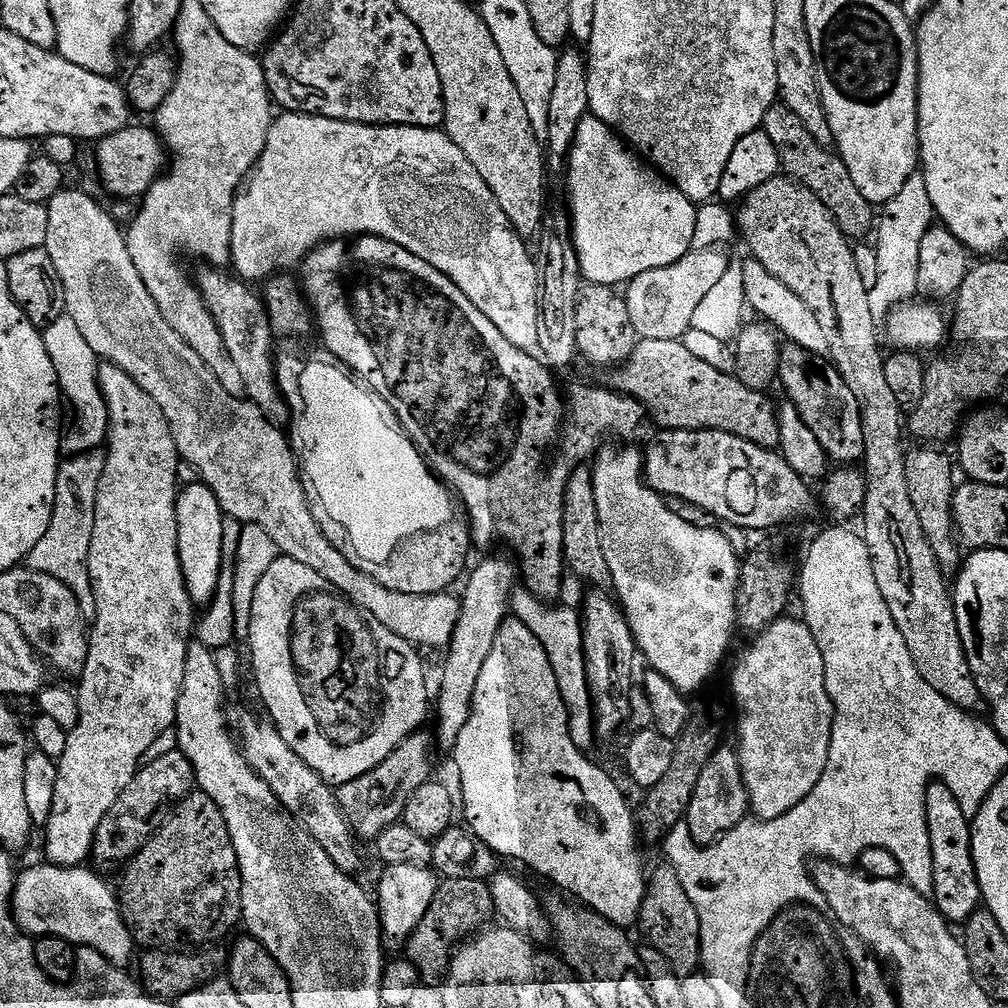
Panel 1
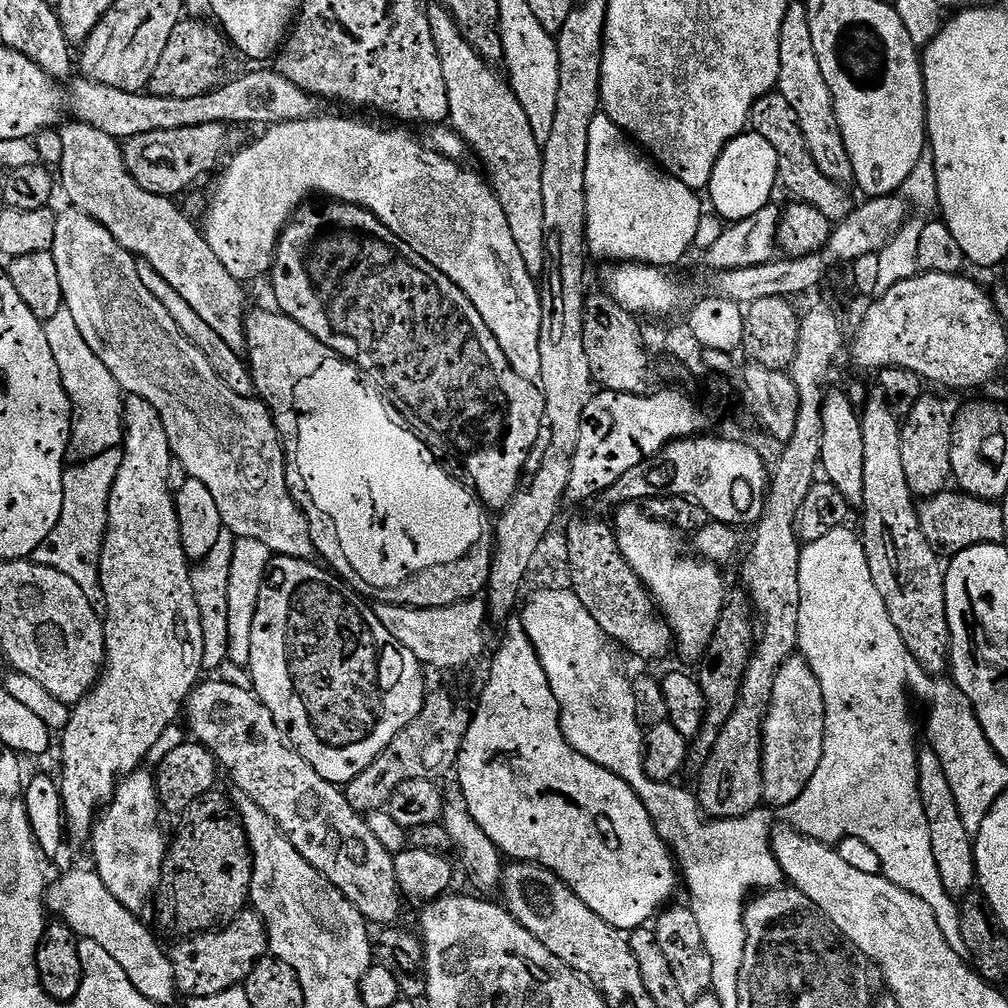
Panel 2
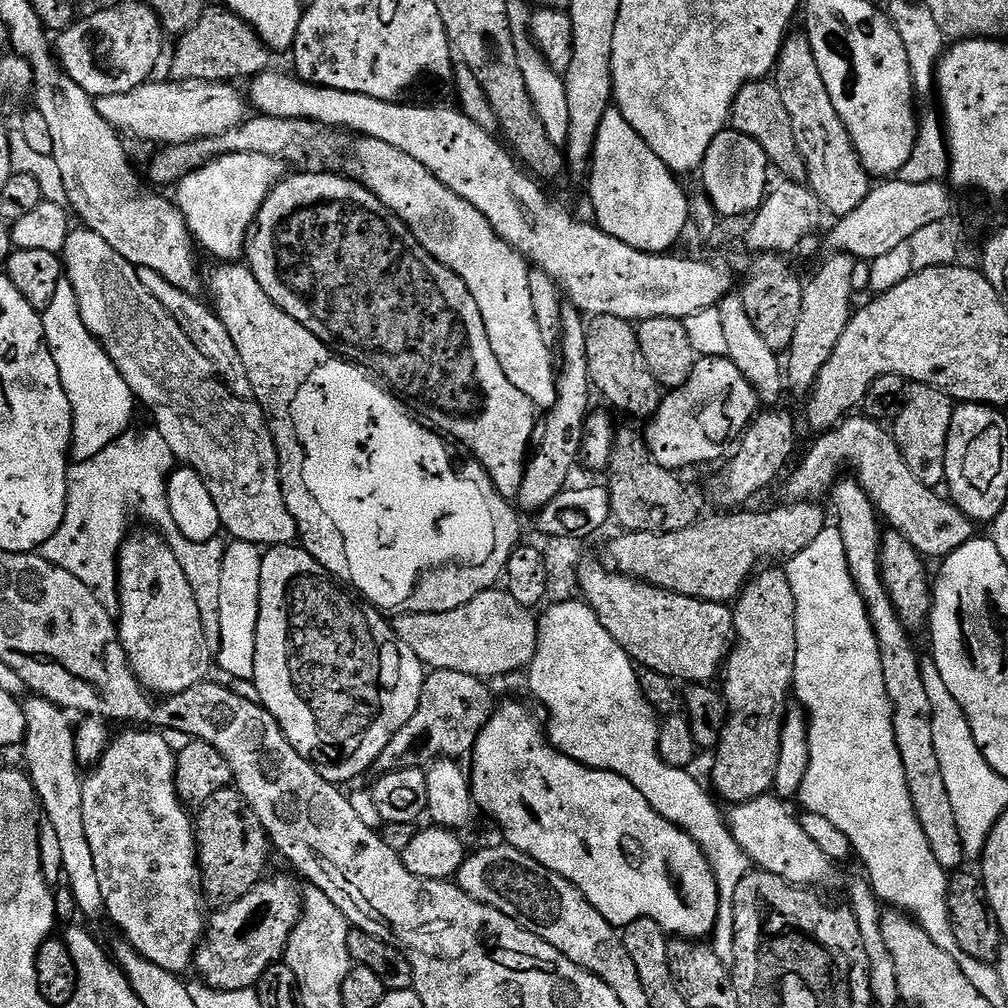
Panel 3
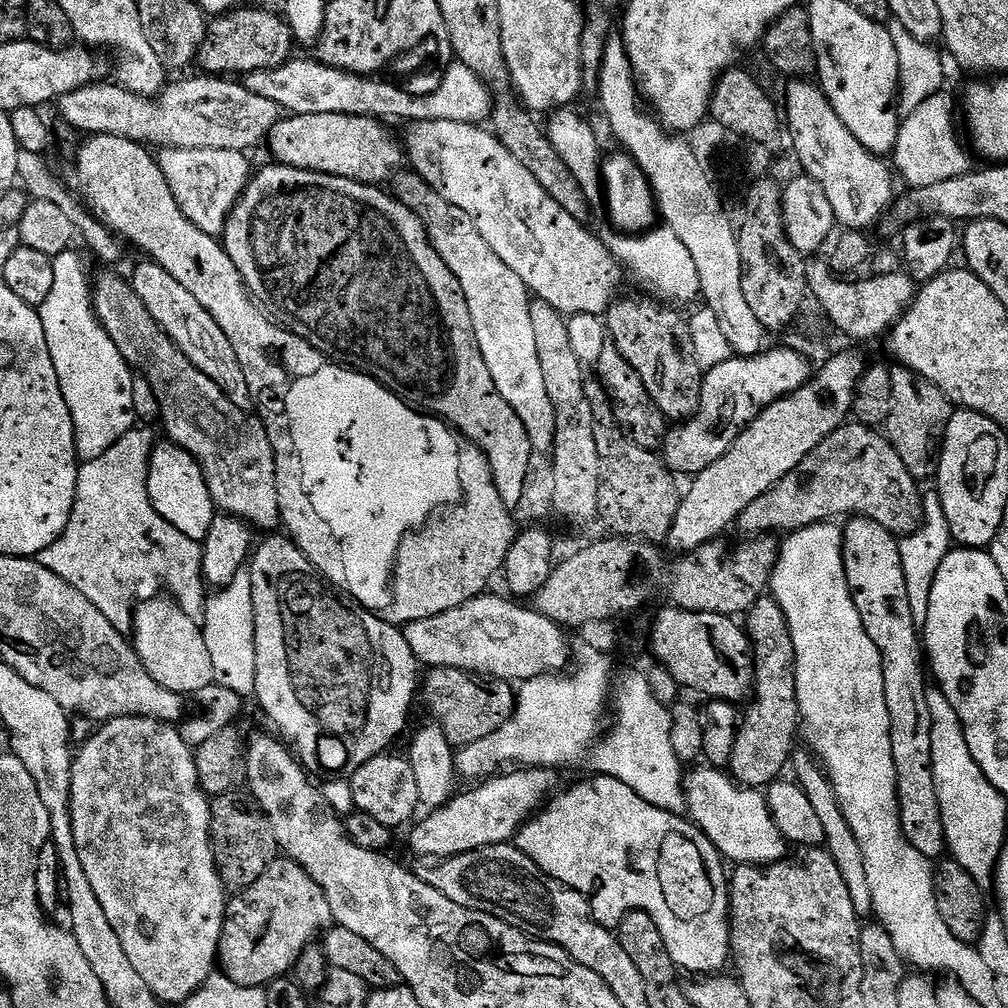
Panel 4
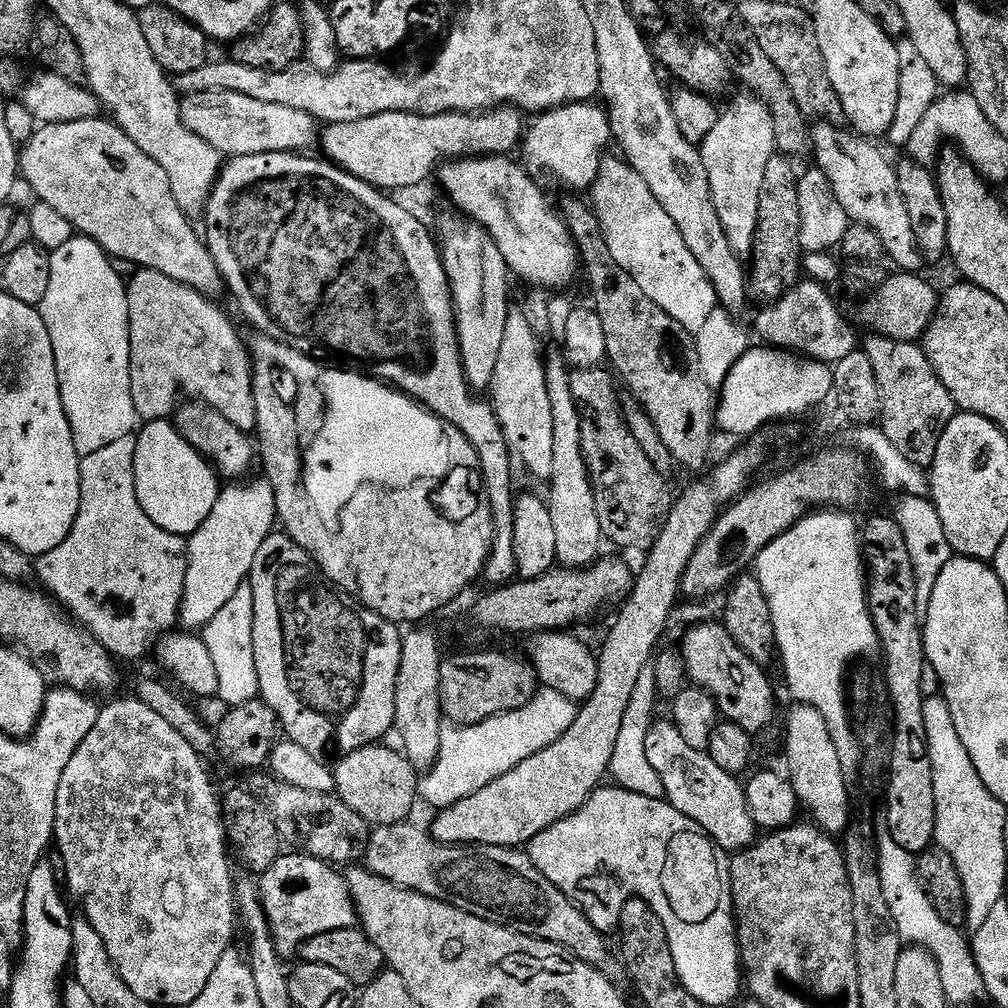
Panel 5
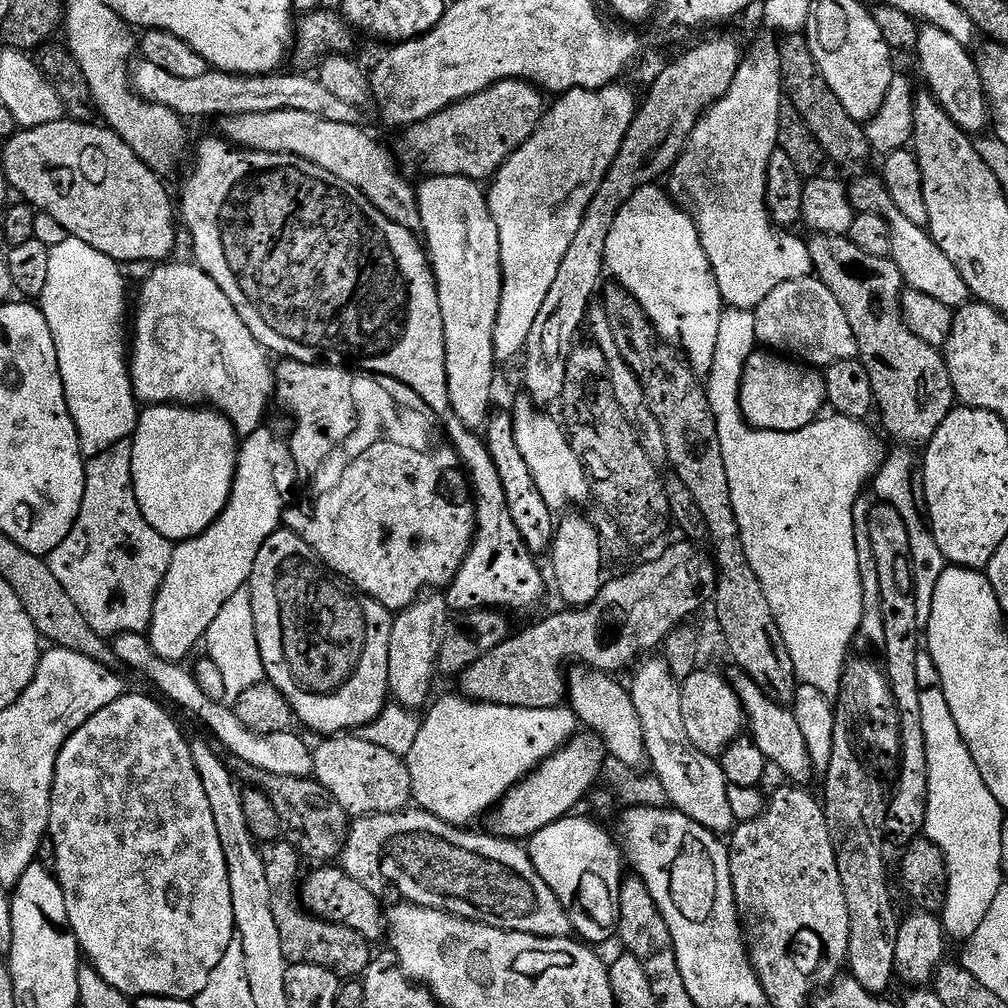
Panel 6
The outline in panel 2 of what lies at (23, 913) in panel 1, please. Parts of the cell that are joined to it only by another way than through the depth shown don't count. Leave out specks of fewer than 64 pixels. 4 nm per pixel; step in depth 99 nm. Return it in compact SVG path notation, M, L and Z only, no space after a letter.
M76 868L73 872L66 873L61 880L56 880L53 884L51 881L46 888L46 908L51 915L52 912L56 915L53 917L69 924L77 936L98 942L98 946L102 946L102 950L106 950L110 958L114 958L114 962L118 962L118 966L126 970L130 982L134 982L136 989L146 998L150 998L150 1002L164 1006L178 1000L174 968L169 953L160 949L160 944L152 937L151 930L140 921L143 919L137 913L126 910L126 906L122 906L122 902L118 902L118 898L114 898L114 894L106 890L106 882L102 882L97 872L89 869L87 872L84 868Z

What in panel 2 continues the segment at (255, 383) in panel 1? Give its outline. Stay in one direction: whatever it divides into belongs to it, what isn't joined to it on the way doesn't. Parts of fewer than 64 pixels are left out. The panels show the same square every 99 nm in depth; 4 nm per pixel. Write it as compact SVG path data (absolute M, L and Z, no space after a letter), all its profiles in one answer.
M79 122L65 123L59 129L59 134L62 138L62 162L58 165L58 184L62 192L64 188L68 195L67 203L90 214L90 218L102 222L102 226L106 226L106 230L114 234L114 238L123 248L154 266L154 270L158 270L158 274L162 274L162 278L166 278L166 282L170 282L170 286L174 286L174 290L178 290L178 294L182 294L182 298L190 302L194 314L198 314L198 318L202 318L202 322L206 322L206 326L210 326L210 330L214 330L214 334L218 334L218 338L222 338L222 342L226 342L230 350L243 353L248 347L246 317L250 312L248 300L244 297L245 285L236 280L234 274L230 274L230 270L222 266L222 262L218 262L218 254L210 250L210 242L198 227L197 221L195 224L176 205L175 199L142 190L142 186L138 186L136 179L128 172L121 141L110 134L104 134L94 126Z

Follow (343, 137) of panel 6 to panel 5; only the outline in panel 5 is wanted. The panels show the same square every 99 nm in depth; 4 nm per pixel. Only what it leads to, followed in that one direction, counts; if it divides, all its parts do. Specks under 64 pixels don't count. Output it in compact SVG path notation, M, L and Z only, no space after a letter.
M203 92L193 96L184 96L180 102L180 113L184 125L198 138L202 138L202 142L214 146L214 150L218 150L224 158L270 154L271 152L296 154L301 150L308 150L308 147L311 144L315 145L318 140L318 122L310 114L302 110L294 110L290 106L274 106L274 102L258 102L258 98L246 98L244 94Z

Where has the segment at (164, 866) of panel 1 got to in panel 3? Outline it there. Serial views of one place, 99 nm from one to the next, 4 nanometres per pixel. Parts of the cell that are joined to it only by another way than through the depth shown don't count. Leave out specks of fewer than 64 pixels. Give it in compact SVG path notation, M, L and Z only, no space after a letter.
M229 786L210 794L210 798L199 809L200 817L194 820L196 830L196 847L198 849L198 873L202 885L202 892L209 901L217 900L217 905L227 906L238 902L250 891L255 884L265 879L268 868L268 848L270 841L268 831L262 826L262 822L254 814L254 810L237 792L235 787Z

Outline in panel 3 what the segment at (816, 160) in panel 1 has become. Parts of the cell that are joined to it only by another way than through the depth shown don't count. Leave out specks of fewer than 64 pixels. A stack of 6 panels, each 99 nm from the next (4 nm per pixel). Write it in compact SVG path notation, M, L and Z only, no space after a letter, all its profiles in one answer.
M768 78L755 80L746 86L734 98L731 127L737 132L746 134L746 138L754 138L762 150L766 150L766 158L773 169L776 168L781 177L797 182L805 179L804 159L798 150L798 142L794 142L794 126L791 125L790 114L782 102L782 94L778 94L778 86Z

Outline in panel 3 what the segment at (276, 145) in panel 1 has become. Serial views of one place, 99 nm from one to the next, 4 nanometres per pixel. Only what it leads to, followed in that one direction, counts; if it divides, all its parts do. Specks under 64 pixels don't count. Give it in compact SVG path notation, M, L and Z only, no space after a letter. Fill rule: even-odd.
M365 139L361 144L364 145L356 152L360 159L359 183L369 188L412 231L434 259L466 282L466 290L470 290L474 302L478 302L490 338L490 350L494 350L502 374L506 374L510 383L518 386L537 409L552 408L556 401L558 372L552 369L553 349L542 338L538 318L534 318L528 261L498 235L494 226L474 210L466 198L458 198L450 186L442 186L418 158L410 158L410 154L390 146L390 142ZM234 154L211 160L204 168L199 168L181 180L175 189L174 203L180 209L188 230L192 233L195 243L204 248L212 256L217 256L220 262L236 262L245 255L248 233L256 222L256 215L266 202L266 198L273 188L284 179L286 164L283 160L276 160L266 154Z

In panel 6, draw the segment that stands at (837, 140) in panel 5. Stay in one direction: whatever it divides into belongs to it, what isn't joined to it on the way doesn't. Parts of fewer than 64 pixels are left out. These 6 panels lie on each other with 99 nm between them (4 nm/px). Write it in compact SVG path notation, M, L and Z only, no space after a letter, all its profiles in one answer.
M879 175L864 176L861 180L856 180L848 188L848 196L852 199L853 209L857 213L873 212L882 216L890 226L890 244L892 246L891 259L898 266L902 274L905 285L908 288L918 290L922 294L928 294L937 302L942 302L947 308L959 310L969 303L970 293L962 274L942 254L942 250L932 241L927 227L910 222L906 214L902 214L896 209L896 203L890 198L888 187L884 184Z

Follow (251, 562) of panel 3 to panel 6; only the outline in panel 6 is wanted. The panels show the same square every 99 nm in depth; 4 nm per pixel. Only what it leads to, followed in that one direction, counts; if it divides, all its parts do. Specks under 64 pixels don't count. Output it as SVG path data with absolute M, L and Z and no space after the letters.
M245 586L238 590L227 600L226 606L218 610L218 618L210 622L210 630L206 637L208 644L207 659L218 666L222 673L222 682L226 686L226 697L229 701L235 702L240 699L250 686L258 686L265 683L264 663L262 654L258 650L258 634L254 626L254 602L252 601L252 589Z

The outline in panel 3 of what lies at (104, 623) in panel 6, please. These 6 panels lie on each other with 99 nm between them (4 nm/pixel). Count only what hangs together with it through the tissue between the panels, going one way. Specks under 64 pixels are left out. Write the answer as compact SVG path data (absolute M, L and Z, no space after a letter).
M148 426L145 432L129 430L117 438L102 454L86 458L86 462L75 462L68 469L68 493L66 514L62 526L38 549L46 562L74 574L109 610L118 604L118 557L120 547L129 535L128 511L140 504L140 516L145 525L159 531L172 547L186 578L194 590L198 602L198 614L202 614L202 626L210 638L219 637L220 611L218 602L222 594L222 558L226 547L223 539L210 542L190 542L168 513L168 460L172 456L166 438Z

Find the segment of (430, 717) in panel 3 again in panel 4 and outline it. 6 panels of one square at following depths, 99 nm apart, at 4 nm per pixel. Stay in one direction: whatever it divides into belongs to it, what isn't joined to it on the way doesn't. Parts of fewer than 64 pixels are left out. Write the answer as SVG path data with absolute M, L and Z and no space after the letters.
M434 668L427 674L422 680L422 696L428 699L435 723L453 746L473 744L494 734L516 709L517 689L497 676L482 676L461 668Z

